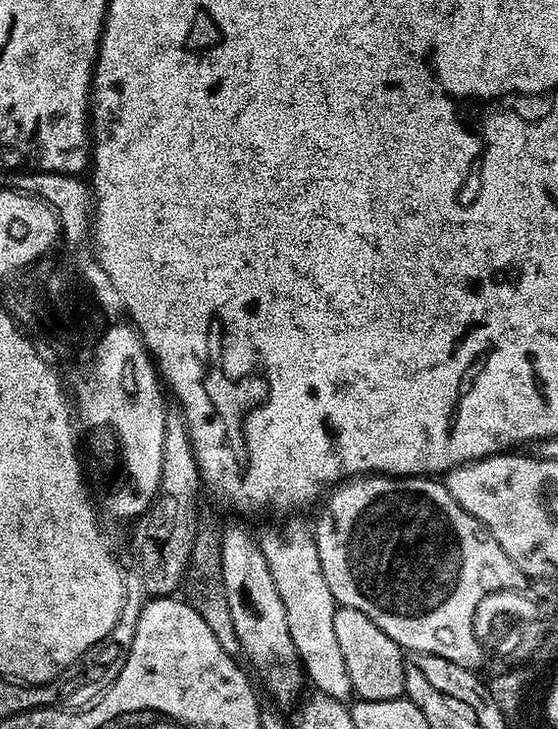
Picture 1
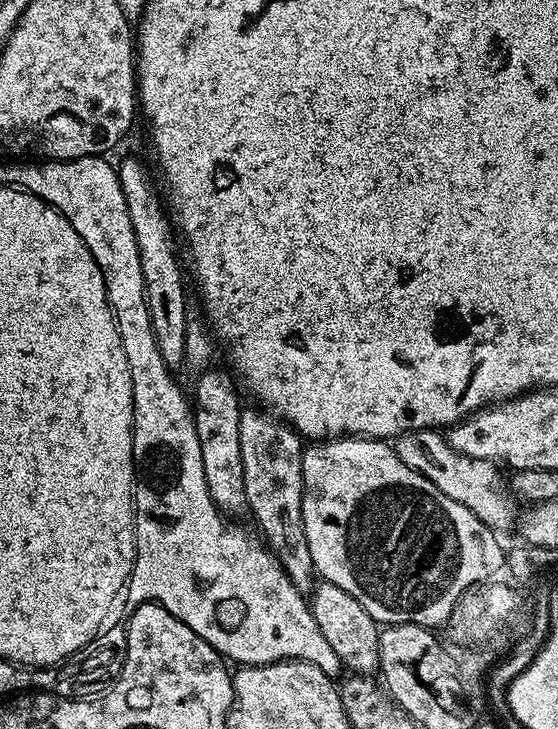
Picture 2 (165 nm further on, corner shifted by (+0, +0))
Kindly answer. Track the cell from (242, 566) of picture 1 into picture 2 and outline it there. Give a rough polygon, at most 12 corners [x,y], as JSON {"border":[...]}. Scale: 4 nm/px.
{"border":[[217,366],[194,387],[206,488],[244,512],[242,403]]}

